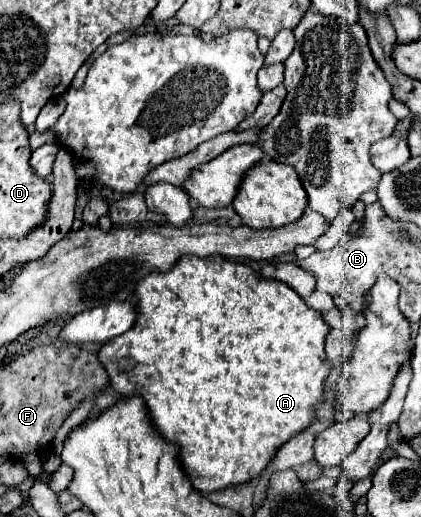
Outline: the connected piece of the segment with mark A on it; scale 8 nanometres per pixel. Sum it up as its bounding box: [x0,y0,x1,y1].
[97,256,331,492]

